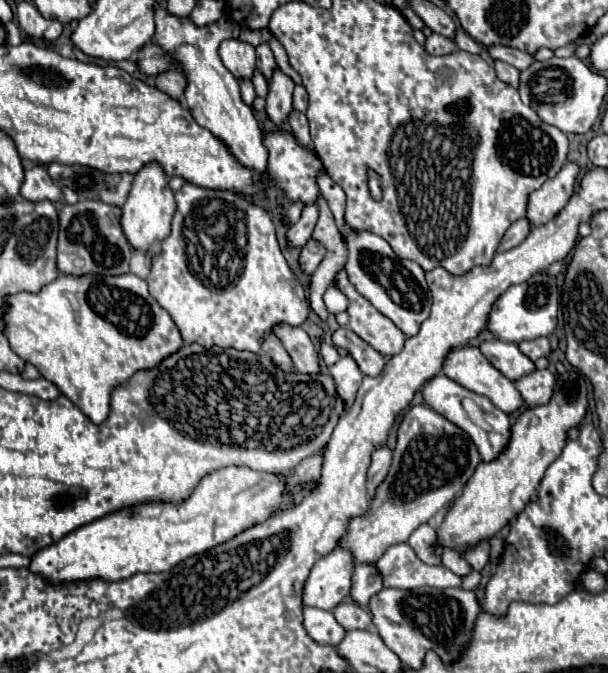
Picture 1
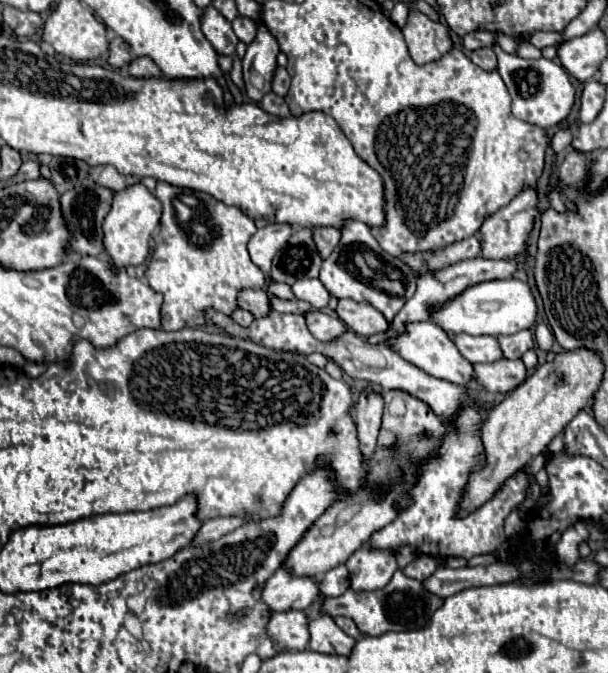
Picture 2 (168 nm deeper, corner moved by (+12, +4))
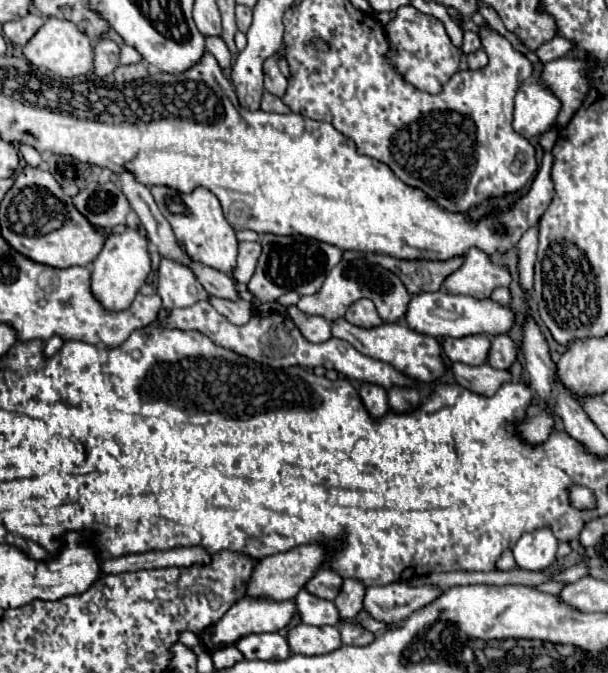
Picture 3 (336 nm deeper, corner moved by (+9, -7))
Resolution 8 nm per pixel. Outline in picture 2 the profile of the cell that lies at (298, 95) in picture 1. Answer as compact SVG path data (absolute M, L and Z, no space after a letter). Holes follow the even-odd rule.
M278 67L274 71L274 79L272 79L272 91L280 97L284 97L288 93L288 87L290 87L290 75L284 67Z

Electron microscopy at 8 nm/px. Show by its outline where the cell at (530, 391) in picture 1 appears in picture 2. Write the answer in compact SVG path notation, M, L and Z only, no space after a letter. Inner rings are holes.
M500 359L494 363L474 363L474 379L492 393L508 393L526 379L522 359Z

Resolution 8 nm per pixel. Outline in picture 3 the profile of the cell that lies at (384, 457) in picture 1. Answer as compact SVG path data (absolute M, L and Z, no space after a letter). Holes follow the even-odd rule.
M363 384L359 394L361 394L361 400L363 400L371 418L379 420L387 414L389 404L387 404L387 390L385 388L375 386L375 384Z

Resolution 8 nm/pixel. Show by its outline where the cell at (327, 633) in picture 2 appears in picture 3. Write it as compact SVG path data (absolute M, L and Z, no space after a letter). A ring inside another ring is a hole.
M299 624L289 630L287 640L291 640L291 650L305 656L321 656L337 650L341 646L339 628L335 626L307 626Z

